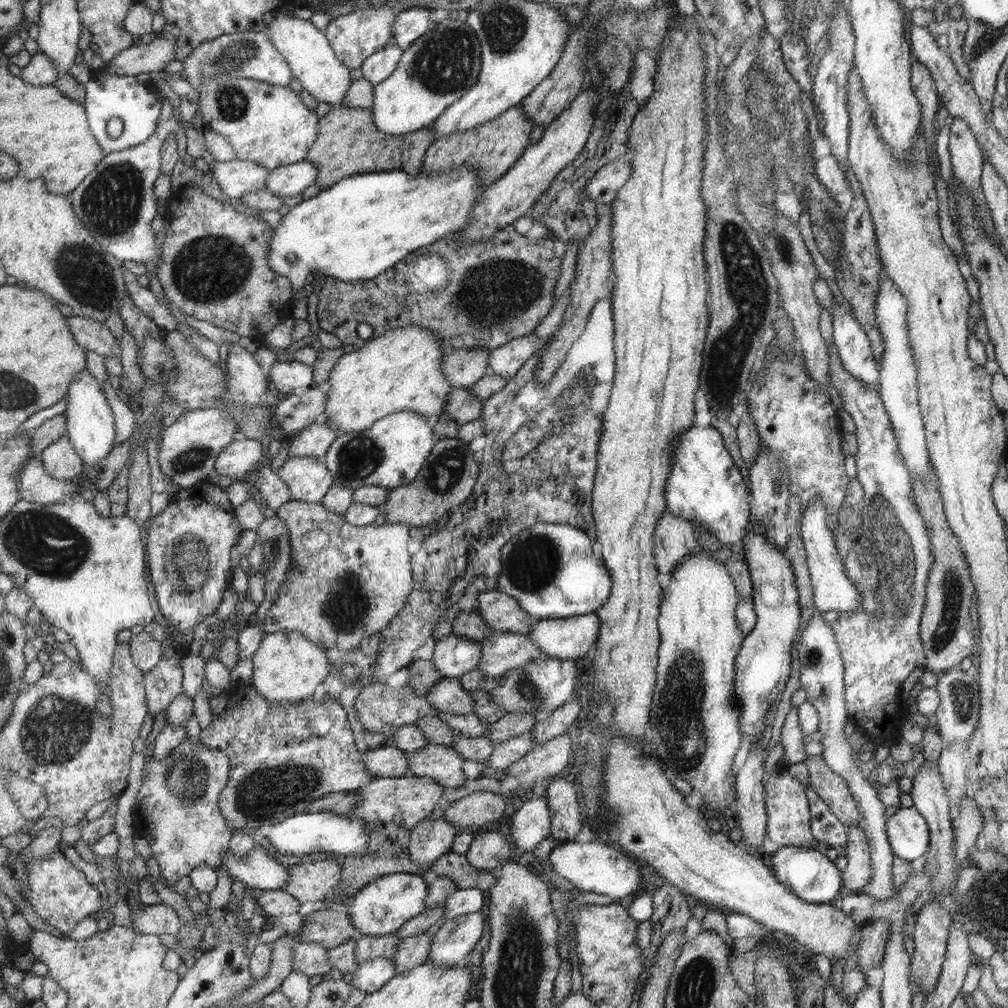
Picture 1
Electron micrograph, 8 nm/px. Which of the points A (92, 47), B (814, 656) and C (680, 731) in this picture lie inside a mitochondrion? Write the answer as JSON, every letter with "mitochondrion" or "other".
{"A":"other","B":"mitochondrion","C":"mitochondrion"}

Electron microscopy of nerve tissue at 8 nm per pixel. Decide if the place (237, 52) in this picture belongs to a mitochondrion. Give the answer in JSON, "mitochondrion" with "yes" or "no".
{"mitochondrion":"yes"}

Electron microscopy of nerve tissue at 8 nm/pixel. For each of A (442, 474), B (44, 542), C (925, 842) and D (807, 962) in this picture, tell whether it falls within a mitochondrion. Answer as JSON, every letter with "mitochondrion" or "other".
{"A":"mitochondrion","B":"mitochondrion","C":"other","D":"other"}

